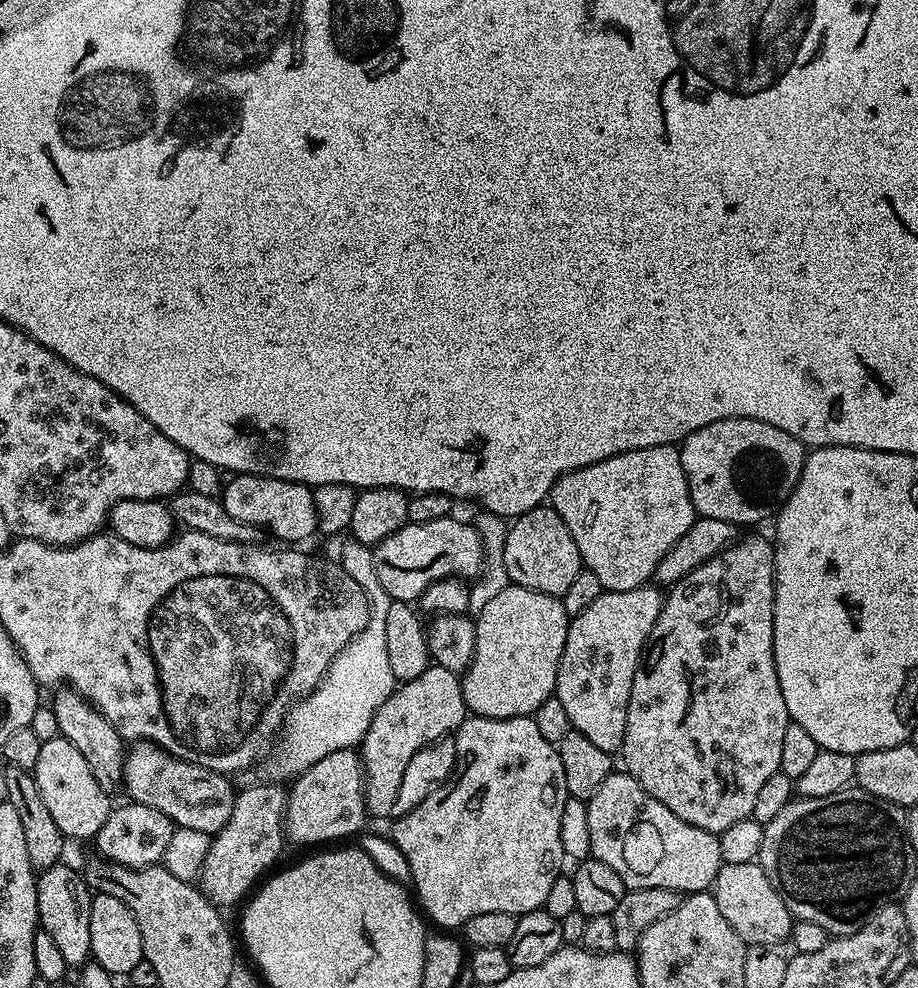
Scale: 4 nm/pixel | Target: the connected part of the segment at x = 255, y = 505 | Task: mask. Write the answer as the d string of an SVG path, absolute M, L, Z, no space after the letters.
M236 474L232 480L223 485L222 503L230 518L238 518L238 522L246 522L256 527L273 532L280 542L296 542L307 536L317 535L318 521L314 510L314 494L306 484L286 482L282 478L269 476L246 476Z

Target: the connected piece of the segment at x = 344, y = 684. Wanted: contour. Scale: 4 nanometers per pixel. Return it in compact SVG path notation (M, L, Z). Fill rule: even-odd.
M376 602L372 604L368 625L334 658L327 676L309 696L296 701L288 711L282 735L266 760L269 770L292 778L310 770L314 762L326 758L326 754L334 754L334 750L356 748L366 730L370 730L378 706L397 687L398 681L386 655L386 607Z

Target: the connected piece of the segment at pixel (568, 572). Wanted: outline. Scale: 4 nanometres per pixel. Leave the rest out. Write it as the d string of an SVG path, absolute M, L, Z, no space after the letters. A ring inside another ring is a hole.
M550 506L535 508L511 521L505 538L504 564L511 583L557 598L564 597L582 567L570 530Z

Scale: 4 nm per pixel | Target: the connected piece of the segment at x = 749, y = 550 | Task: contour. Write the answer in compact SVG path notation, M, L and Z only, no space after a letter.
M748 536L737 539L736 543L730 545L726 550L722 550L714 558L710 558L702 566L698 566L698 570L694 570L690 574L686 574L686 578L682 578L677 584L671 585L667 589L664 596L664 605L658 614L658 622L654 622L654 630L648 637L647 645L640 662L639 668L634 674L634 682L630 690L630 706L626 714L626 734L624 735L624 747L622 749L622 757L624 756L623 767L629 776L632 776L642 786L642 790L646 790L651 796L656 796L658 802L662 802L662 806L666 806L666 810L678 814L678 818L688 820L690 826L698 826L707 832L713 831L717 834L722 830L726 830L726 826L734 826L734 822L742 822L751 817L754 810L754 802L758 799L758 793L762 791L762 785L770 779L770 774L780 771L780 763L782 762L782 741L784 741L786 730L789 726L788 711L786 710L786 698L782 698L782 686L778 686L778 670L774 666L774 650L772 643L774 642L774 598L776 597L776 550L771 539L763 540L760 536Z

